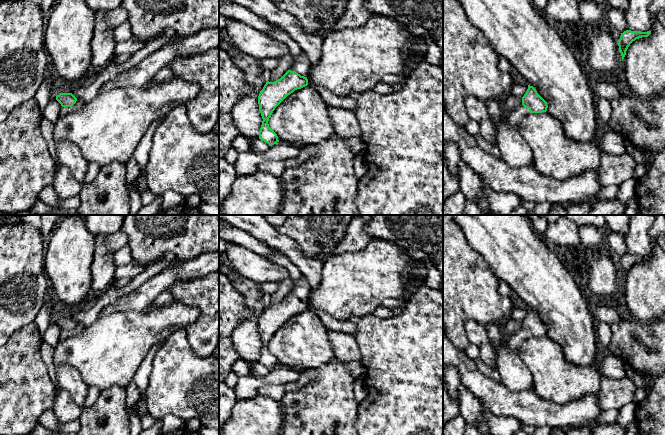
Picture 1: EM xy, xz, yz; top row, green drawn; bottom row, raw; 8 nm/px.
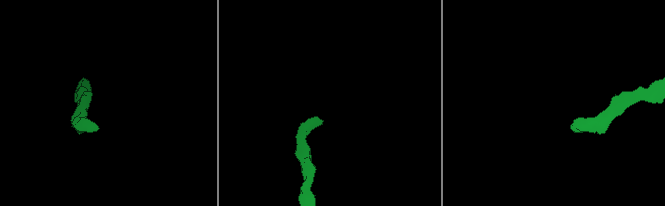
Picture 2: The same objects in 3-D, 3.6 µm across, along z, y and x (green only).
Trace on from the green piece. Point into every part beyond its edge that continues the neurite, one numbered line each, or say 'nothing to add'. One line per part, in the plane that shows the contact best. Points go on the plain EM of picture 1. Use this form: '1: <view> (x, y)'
1: xz (301, 289)

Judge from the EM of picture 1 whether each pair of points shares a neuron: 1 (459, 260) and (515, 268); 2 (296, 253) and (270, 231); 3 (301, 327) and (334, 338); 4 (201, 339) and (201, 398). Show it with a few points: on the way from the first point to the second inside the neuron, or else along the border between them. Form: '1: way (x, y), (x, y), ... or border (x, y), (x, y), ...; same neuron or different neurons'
1: border (472, 247), (483, 257), (500, 280); different neurons
2: way (290, 249), (276, 237); same neuron
3: border (328, 331), (328, 340), (335, 357); different neurons
4: border (187, 337), (190, 348), (196, 354), (208, 357); different neurons

